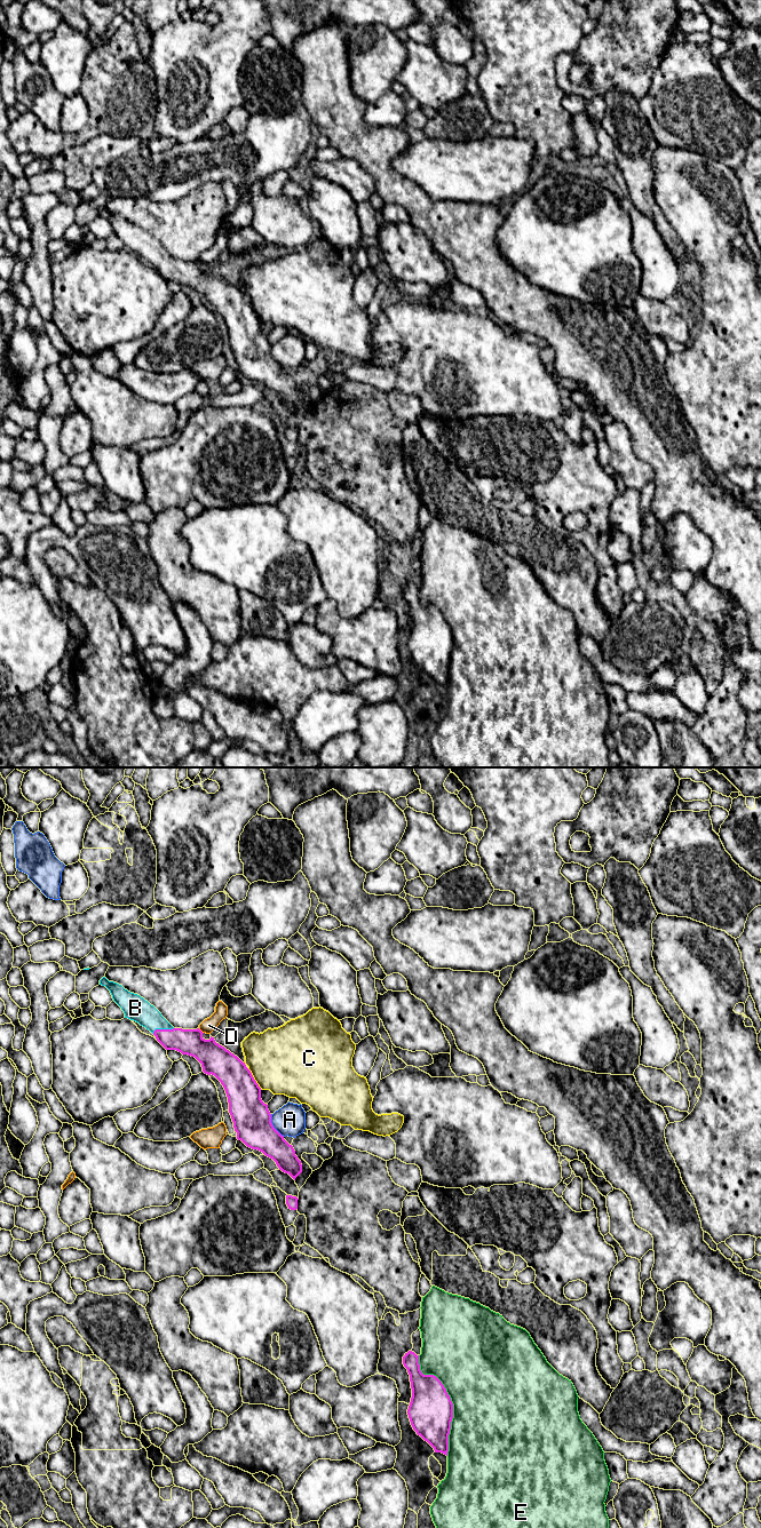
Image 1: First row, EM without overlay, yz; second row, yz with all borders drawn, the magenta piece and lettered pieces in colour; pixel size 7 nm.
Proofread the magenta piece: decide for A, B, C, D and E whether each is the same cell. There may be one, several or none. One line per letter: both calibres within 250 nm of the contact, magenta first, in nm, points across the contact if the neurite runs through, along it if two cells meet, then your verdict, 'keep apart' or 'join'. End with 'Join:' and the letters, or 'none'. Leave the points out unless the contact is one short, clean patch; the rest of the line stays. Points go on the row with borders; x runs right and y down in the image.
A: 280/220 nm | keep apart
B: 180/180 nm | join
C: 260/460 nm | keep apart
D: 220/100 nm | keep apart
E: 320/500 nm | keep apart
Join: B

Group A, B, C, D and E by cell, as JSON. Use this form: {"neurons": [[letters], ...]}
{"neurons": [["A"], ["B"], ["C"], ["D"], ["E"]]}

